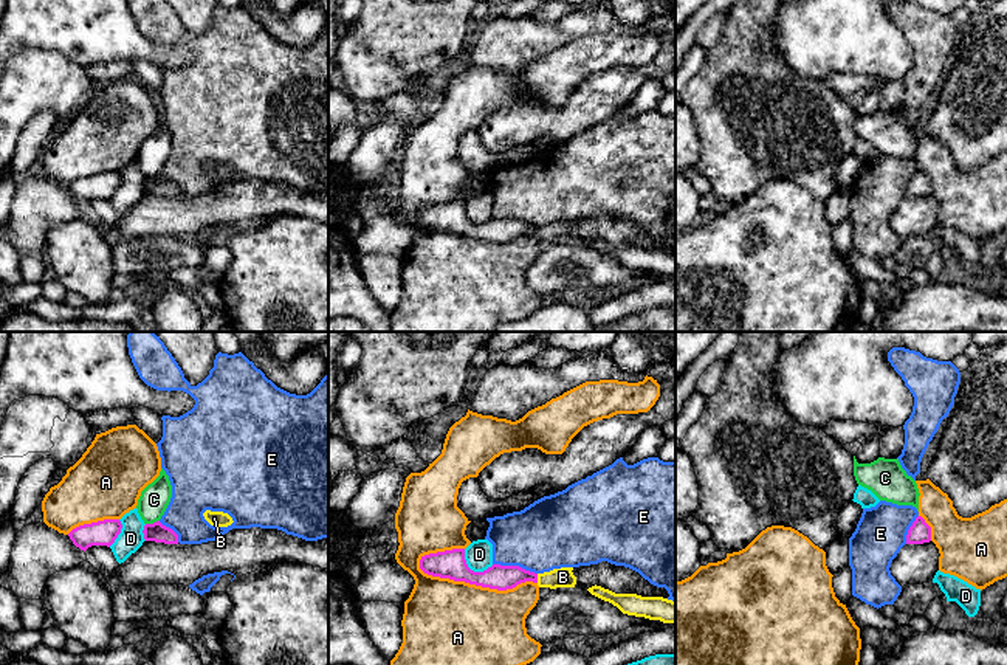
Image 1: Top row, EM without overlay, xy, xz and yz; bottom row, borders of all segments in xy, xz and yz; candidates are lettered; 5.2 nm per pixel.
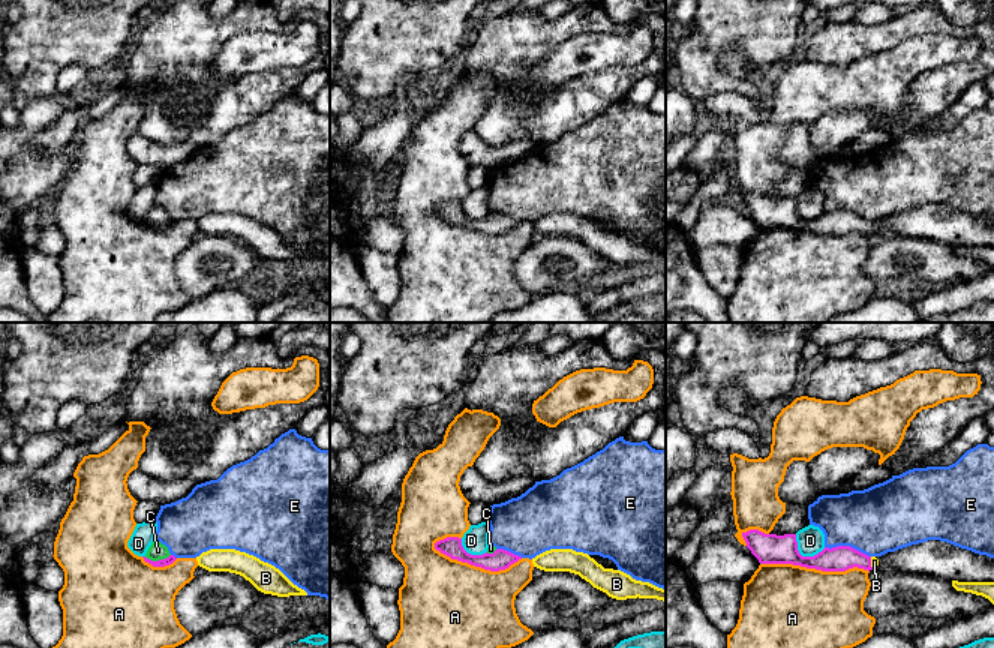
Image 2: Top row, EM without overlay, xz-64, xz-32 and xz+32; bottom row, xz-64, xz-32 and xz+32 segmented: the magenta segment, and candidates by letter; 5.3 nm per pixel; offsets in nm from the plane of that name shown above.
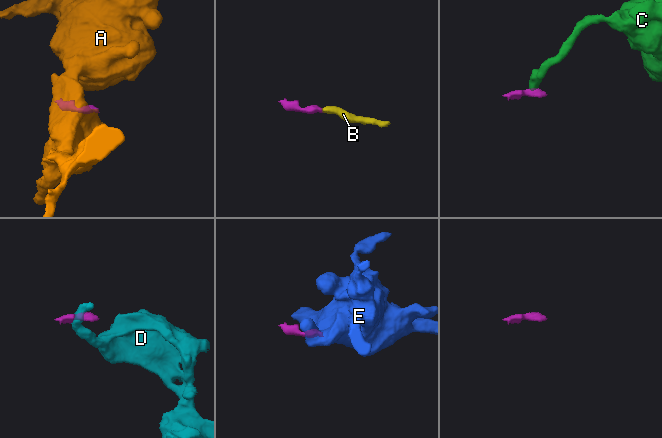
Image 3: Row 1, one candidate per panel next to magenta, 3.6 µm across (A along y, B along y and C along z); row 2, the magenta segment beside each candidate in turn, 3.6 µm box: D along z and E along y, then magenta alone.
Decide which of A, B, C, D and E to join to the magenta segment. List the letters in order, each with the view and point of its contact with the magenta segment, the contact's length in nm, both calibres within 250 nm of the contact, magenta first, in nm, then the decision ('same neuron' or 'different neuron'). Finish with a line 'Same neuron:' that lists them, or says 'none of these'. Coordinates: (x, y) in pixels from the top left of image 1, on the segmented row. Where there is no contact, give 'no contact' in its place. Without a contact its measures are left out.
A: xz (474, 583) | 650 nm | 150/440 nm | different neuron
B: xz (536, 578) | 50 nm | 130/100 nm | same neuron
C: xy (154, 523) | 80 nm | 100/150 nm | different neuron
D: xz (473, 571) | 180 nm | 150/140 nm | different neuron
E: xz (515, 566) | 240 nm | 130/360 nm | different neuron
Same neuron: B

